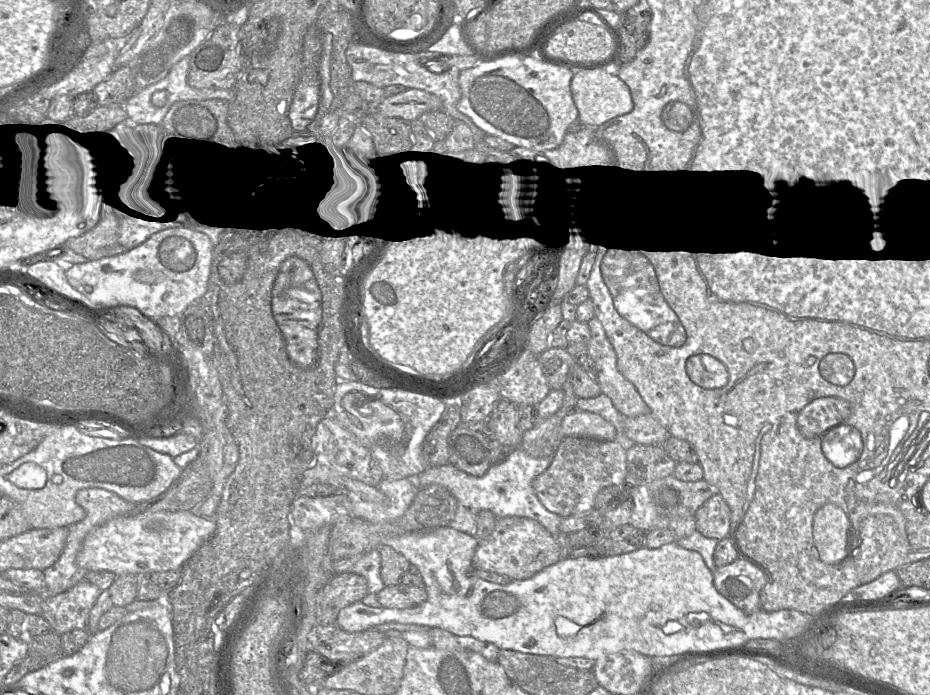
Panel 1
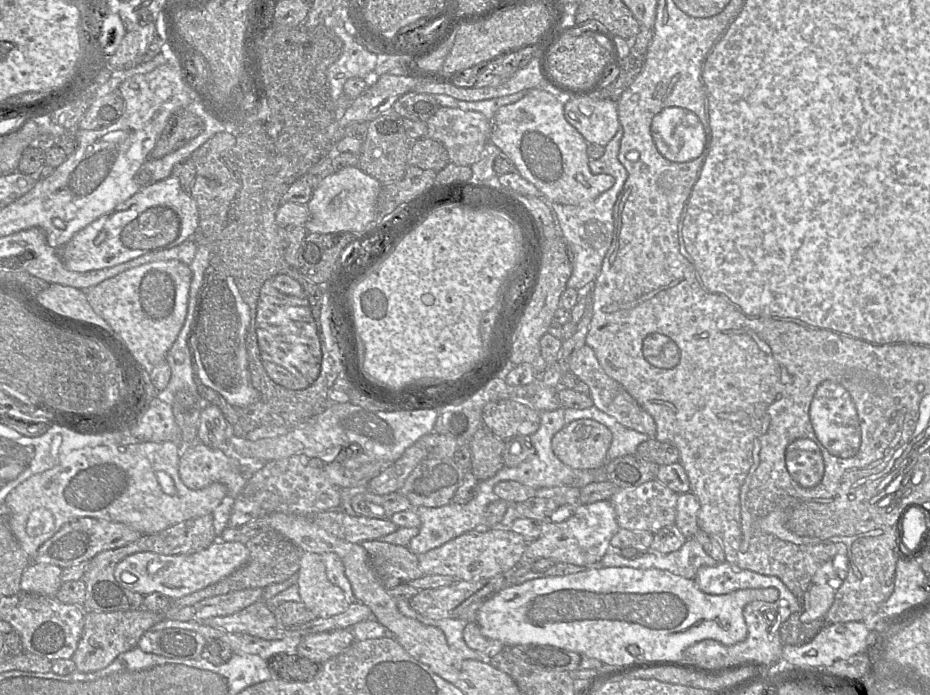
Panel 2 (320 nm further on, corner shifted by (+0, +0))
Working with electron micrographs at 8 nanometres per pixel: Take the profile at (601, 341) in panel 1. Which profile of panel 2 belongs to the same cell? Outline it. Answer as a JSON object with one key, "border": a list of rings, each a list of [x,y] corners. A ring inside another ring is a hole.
{"border":[[[585,344],[576,353],[569,370],[587,384],[590,389],[590,397],[598,409],[628,428],[646,434],[649,438],[656,437],[656,423],[653,417],[637,403],[620,383],[606,374],[591,347]]]}

